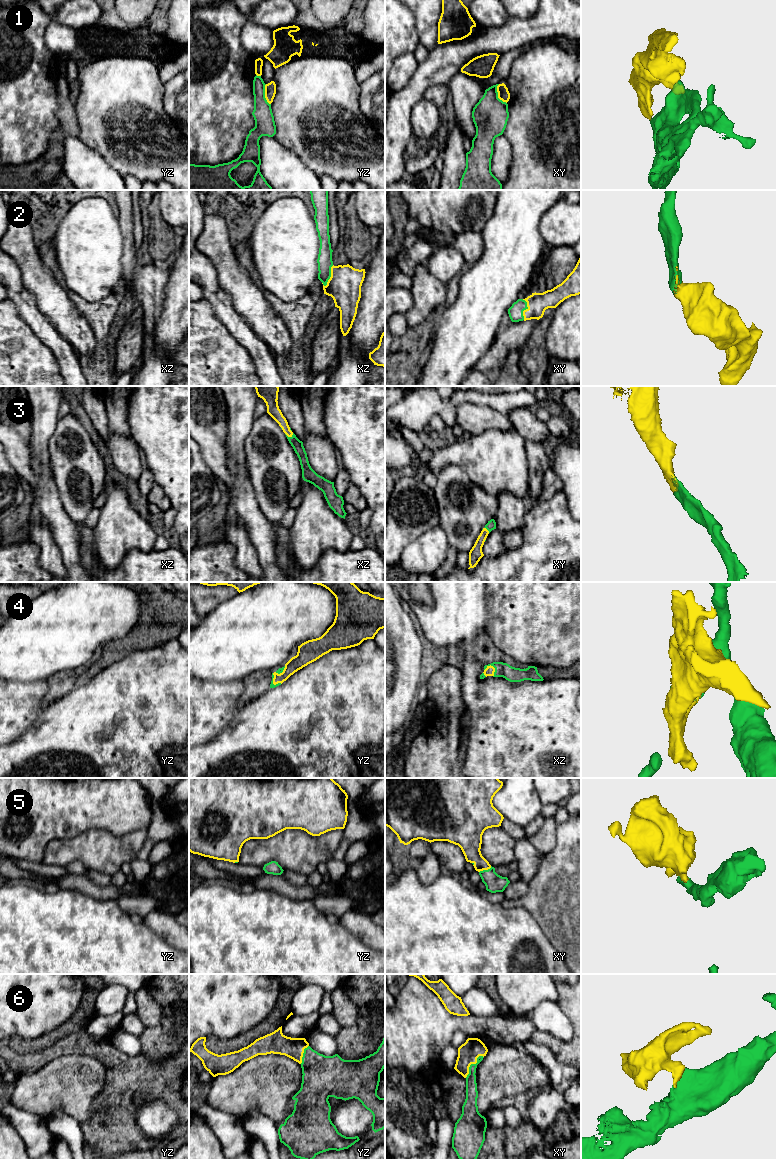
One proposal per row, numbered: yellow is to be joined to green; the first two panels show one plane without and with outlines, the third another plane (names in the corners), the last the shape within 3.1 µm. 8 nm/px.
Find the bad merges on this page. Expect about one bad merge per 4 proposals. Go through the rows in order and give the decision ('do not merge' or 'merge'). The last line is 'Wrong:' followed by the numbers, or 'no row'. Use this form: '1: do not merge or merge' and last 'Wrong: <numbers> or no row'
1: do not merge
2: merge
3: merge
4: merge
5: merge
6: merge
Wrong: 1

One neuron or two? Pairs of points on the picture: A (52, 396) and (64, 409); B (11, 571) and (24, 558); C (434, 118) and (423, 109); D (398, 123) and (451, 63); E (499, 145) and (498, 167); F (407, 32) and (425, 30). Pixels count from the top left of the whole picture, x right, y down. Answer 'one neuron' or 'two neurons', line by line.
A: two neurons
B: one neuron
C: one neuron
D: one neuron
E: one neuron
F: two neurons

